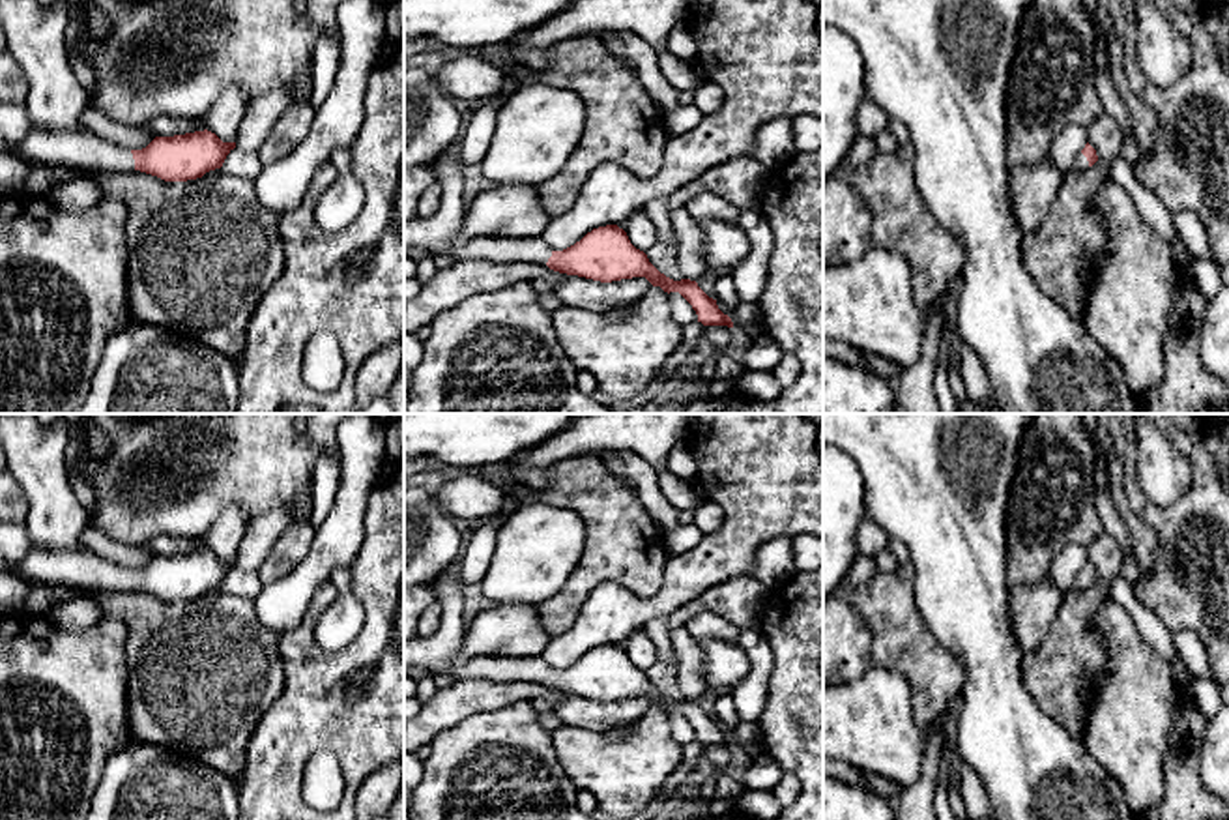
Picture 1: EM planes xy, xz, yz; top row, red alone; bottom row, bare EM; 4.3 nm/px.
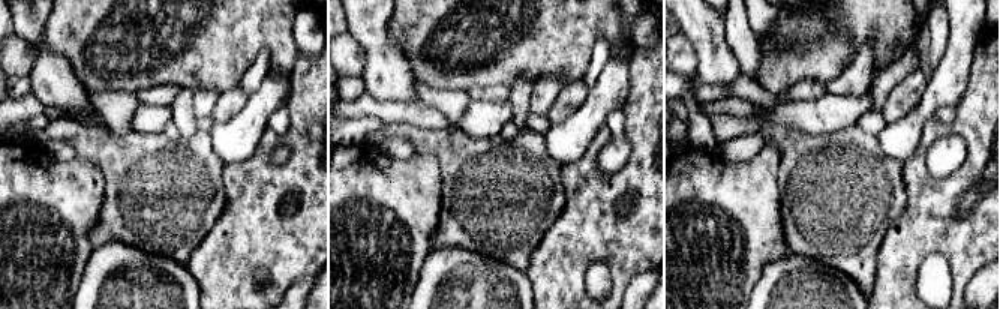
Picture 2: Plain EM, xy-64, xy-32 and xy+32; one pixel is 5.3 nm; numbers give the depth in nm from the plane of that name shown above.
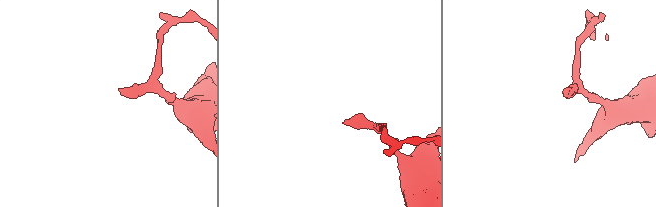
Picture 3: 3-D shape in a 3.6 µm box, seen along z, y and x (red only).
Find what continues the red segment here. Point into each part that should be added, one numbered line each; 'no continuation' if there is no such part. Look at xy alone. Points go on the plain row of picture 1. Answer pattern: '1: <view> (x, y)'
1: xy (72, 568)

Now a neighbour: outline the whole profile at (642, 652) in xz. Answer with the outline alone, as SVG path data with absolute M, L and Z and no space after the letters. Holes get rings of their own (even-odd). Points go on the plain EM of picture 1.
M643 629L634 631L627 638L625 652L630 663L643 672L651 668L658 657L655 642L649 638L649 635Z

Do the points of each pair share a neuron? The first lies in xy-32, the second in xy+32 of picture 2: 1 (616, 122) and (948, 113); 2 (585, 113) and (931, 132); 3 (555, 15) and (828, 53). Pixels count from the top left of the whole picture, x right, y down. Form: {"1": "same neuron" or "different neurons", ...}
{"1": "same neuron", "2": "different neurons", "3": "same neuron"}

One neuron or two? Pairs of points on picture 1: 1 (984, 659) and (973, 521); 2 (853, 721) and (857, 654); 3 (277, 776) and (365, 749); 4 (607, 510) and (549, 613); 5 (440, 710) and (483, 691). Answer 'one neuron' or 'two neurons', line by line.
1: one neuron
2: two neurons
3: one neuron
4: one neuron
5: one neuron

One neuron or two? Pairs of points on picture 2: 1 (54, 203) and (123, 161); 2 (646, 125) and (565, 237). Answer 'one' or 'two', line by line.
1: two
2: one

